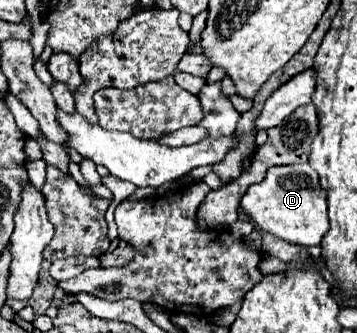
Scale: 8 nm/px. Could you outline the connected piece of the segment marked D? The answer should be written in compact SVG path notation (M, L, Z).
M309 164L269 168L263 182L249 186L239 202L239 208L257 224L259 230L301 248L319 246L325 232L329 230L327 196L319 186L317 172Z

